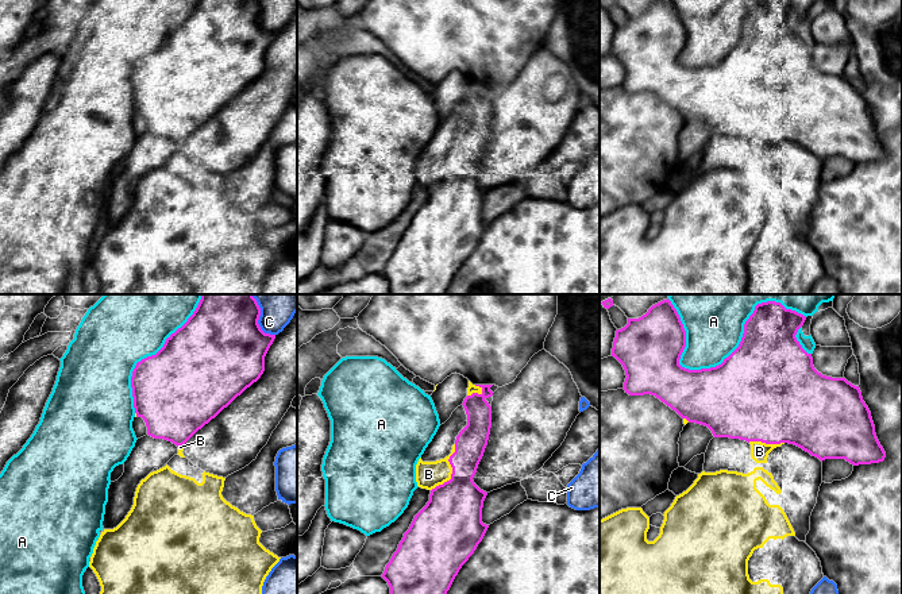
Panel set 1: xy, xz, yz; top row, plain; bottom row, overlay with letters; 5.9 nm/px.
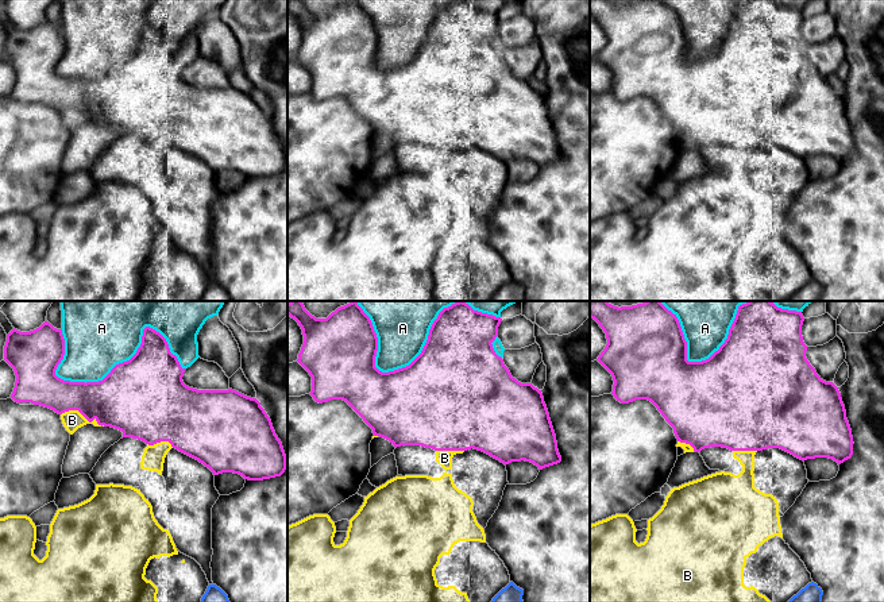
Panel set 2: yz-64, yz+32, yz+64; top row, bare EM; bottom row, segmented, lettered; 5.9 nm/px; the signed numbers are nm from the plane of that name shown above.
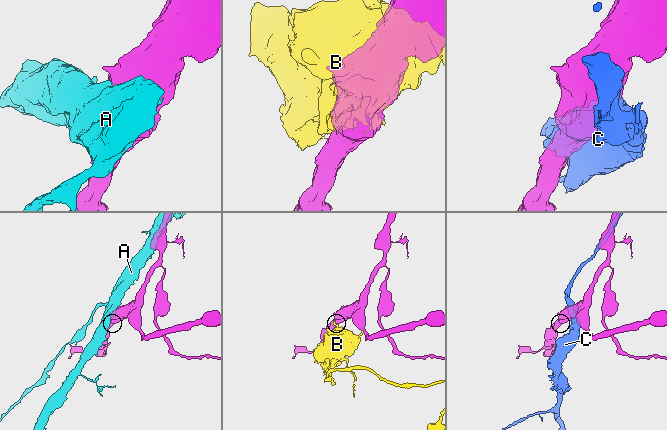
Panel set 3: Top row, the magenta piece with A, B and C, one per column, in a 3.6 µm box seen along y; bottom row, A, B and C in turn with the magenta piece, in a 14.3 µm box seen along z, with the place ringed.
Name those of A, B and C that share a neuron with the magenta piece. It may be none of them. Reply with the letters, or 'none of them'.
none of them

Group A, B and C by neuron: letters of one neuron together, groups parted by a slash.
A / B / C

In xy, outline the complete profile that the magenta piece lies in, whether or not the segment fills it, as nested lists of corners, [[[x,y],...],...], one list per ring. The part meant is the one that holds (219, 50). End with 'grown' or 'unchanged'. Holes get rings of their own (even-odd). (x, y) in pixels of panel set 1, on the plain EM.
[[[198,0],[188,19],[171,31],[163,45],[136,61],[131,85],[134,105],[147,124],[147,132],[184,143],[198,127],[215,116],[238,93],[257,80],[265,69],[265,54],[275,32],[265,31],[259,22],[258,0]]]; unchanged

